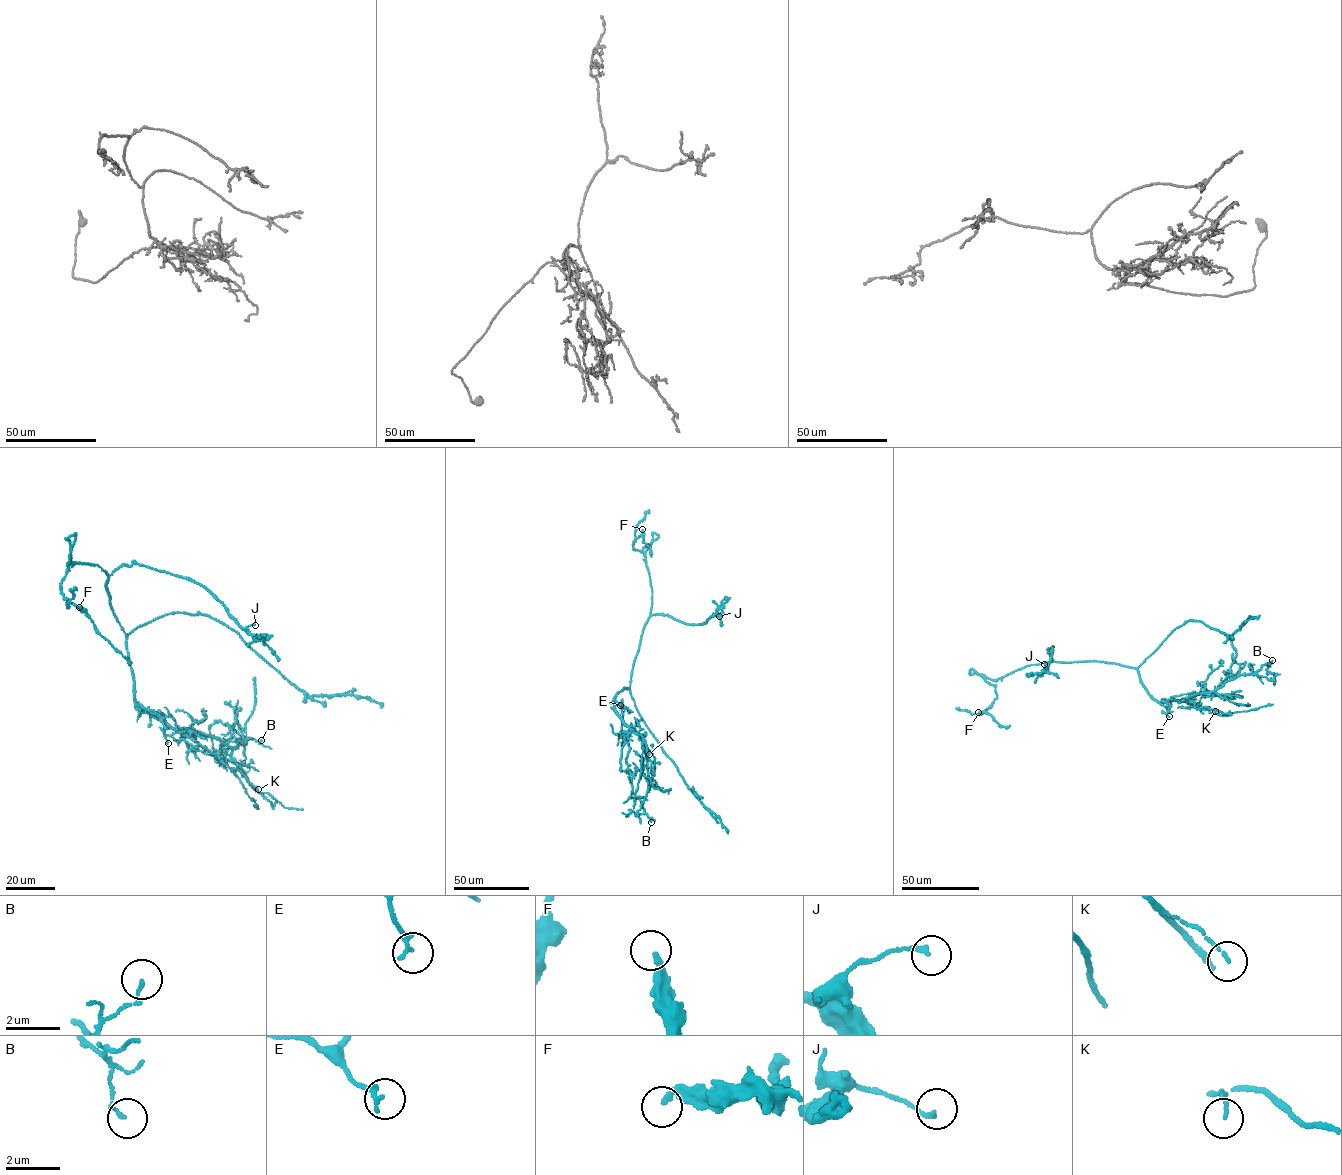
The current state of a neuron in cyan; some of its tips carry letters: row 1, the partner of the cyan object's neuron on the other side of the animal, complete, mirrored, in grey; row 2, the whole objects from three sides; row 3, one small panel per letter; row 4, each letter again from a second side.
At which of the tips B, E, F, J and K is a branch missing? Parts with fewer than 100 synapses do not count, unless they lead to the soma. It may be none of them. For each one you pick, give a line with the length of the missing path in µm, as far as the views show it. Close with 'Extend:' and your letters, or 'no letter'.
Extend: no letter

